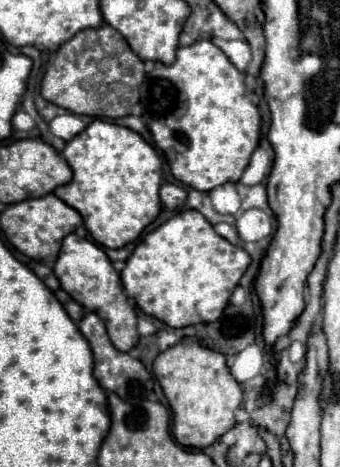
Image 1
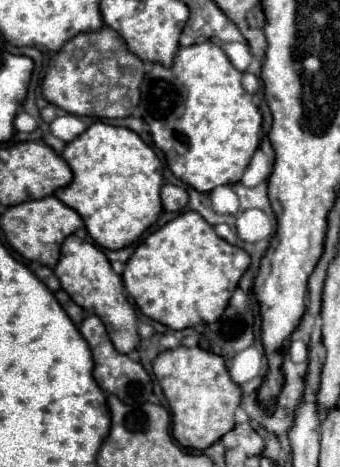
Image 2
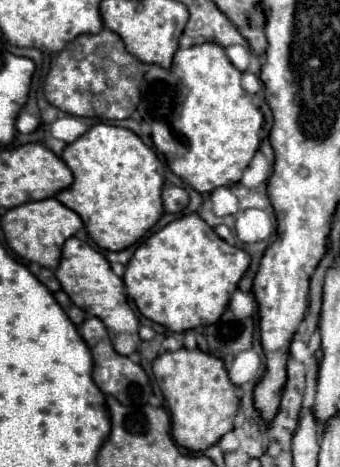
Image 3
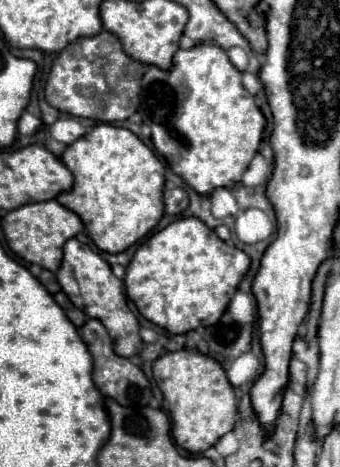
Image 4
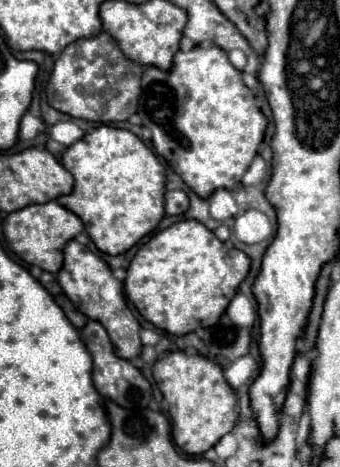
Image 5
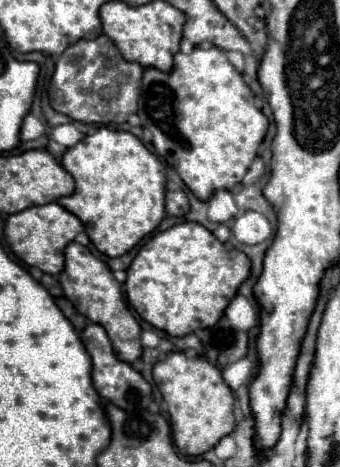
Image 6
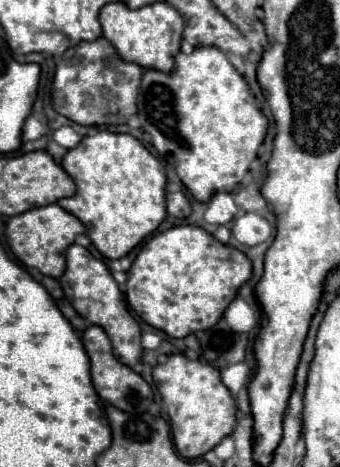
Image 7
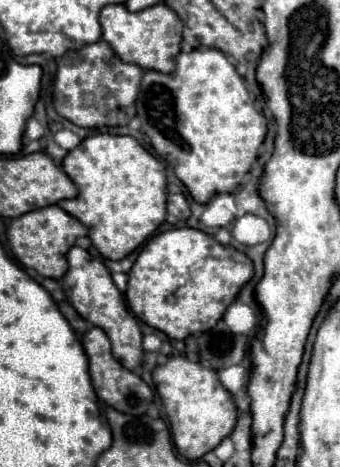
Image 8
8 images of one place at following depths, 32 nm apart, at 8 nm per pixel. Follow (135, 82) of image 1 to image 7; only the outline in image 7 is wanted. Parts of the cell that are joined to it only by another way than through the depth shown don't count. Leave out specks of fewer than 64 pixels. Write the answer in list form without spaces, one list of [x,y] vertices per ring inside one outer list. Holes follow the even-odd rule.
[[[106,38],[82,42],[62,54],[52,84],[52,106],[58,114],[80,126],[116,126],[126,124],[136,114],[136,98],[144,70],[138,64],[124,62]]]

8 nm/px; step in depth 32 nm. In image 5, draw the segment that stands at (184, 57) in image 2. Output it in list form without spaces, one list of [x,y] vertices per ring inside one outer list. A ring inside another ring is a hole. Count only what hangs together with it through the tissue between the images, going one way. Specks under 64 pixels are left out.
[[[194,46],[190,52],[176,52],[174,66],[168,72],[154,66],[146,68],[142,76],[138,116],[142,118],[142,126],[150,128],[156,152],[200,198],[208,198],[216,188],[232,190],[240,184],[244,172],[258,154],[258,146],[268,126],[266,116],[262,116],[254,104],[254,94],[242,82],[242,72],[230,64],[228,54],[218,46]]]

